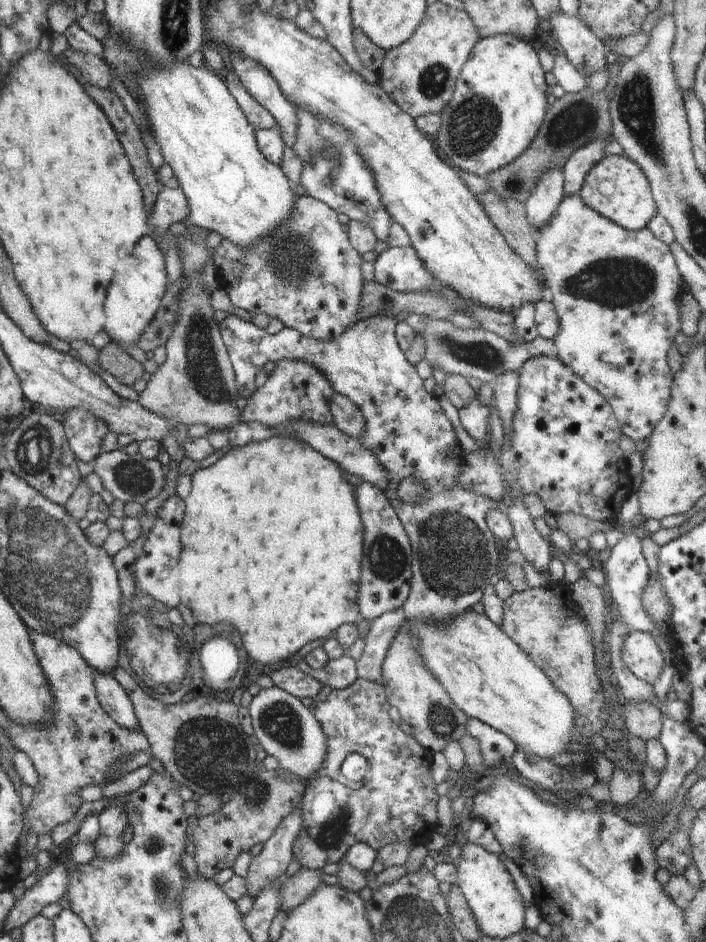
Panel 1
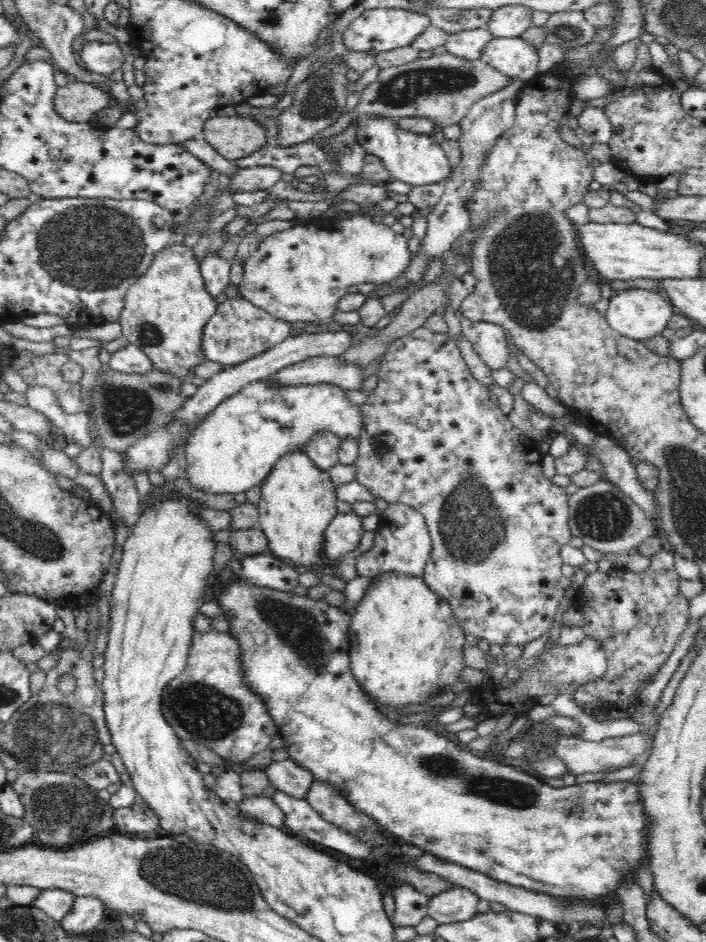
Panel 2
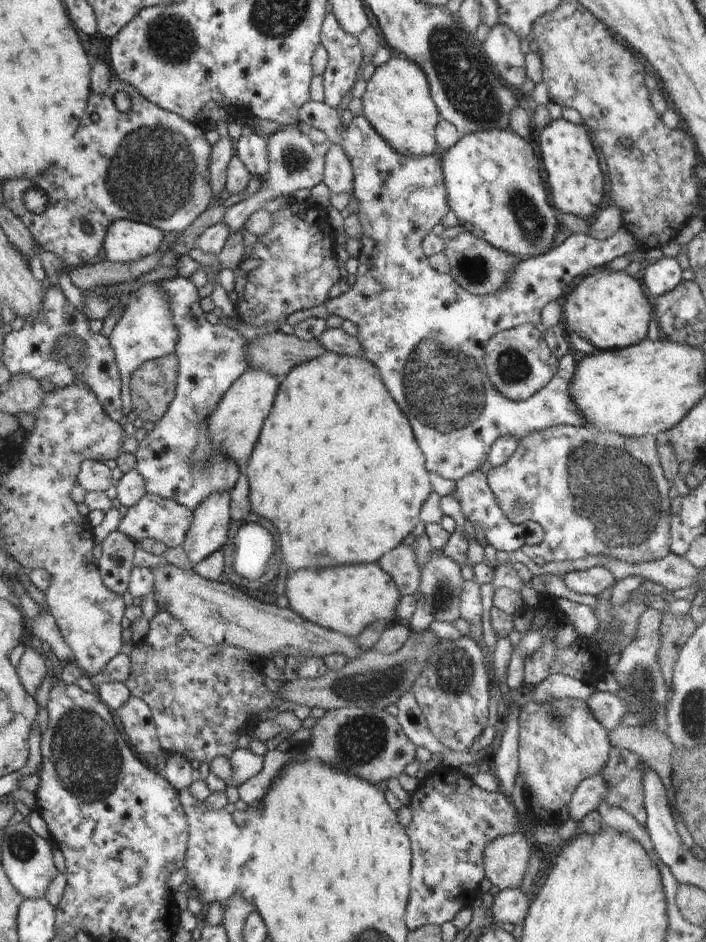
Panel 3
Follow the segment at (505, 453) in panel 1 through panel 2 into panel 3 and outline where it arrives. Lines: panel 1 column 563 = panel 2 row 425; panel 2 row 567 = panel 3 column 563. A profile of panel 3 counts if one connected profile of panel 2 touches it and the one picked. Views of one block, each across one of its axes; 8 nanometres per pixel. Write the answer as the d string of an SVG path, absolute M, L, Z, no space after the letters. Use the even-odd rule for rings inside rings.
M554 426L524 436L513 455L504 464L491 467L486 476L508 520L515 525L534 521L543 528L544 538L540 544L521 548L528 558L538 556L544 562L564 562L602 555L633 565L648 564L671 553L669 522L674 492L664 476L655 435L629 437L598 428Z

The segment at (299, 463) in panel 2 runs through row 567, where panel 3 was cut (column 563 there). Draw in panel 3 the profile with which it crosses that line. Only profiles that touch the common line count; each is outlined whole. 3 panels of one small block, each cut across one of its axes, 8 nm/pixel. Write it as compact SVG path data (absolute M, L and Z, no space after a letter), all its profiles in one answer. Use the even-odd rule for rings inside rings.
M605 267L593 268L581 277L561 300L561 306L566 331L576 332L601 351L626 348L646 340L650 320L654 318L640 282L627 272Z

